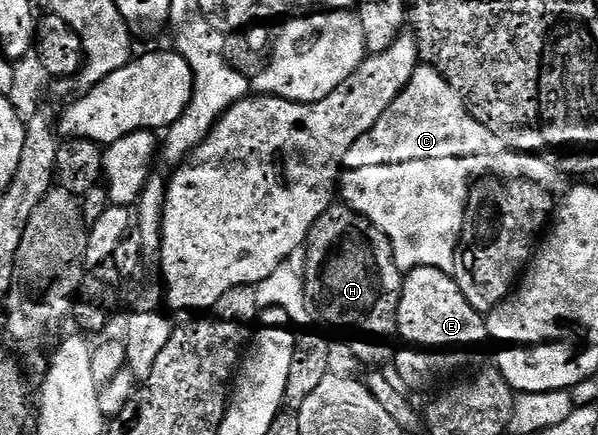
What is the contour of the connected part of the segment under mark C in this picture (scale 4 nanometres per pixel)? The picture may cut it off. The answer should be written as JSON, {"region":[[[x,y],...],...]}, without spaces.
{"region":[[[420,66],[415,69],[411,81],[403,87],[403,93],[387,107],[385,114],[381,114],[381,118],[377,118],[377,122],[367,133],[361,138],[357,138],[357,142],[353,142],[349,154],[345,154],[341,165],[341,200],[348,208],[361,213],[367,221],[373,226],[377,226],[387,235],[389,242],[393,246],[395,265],[399,267],[400,272],[406,274],[412,272],[414,268],[433,266],[442,272],[454,273],[455,258],[459,251],[459,239],[461,238],[461,230],[465,222],[465,214],[467,213],[467,197],[473,191],[471,179],[474,176],[483,178],[488,174],[499,174],[495,172],[504,172],[504,177],[507,178],[526,178],[544,186],[550,185],[550,180],[556,179],[557,176],[555,167],[549,161],[544,160],[542,156],[533,156],[529,152],[515,152],[513,149],[507,148],[505,142],[501,142],[501,138],[497,138],[488,128],[481,126],[481,122],[477,122],[477,118],[473,118],[471,111],[463,105],[463,99],[459,97],[457,92],[451,89],[449,82],[437,69]]]}

